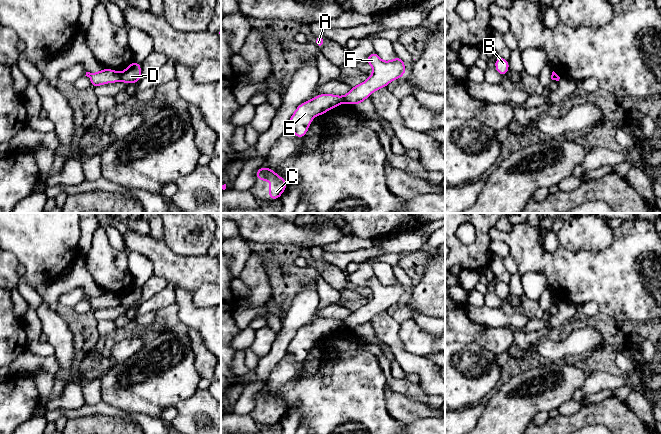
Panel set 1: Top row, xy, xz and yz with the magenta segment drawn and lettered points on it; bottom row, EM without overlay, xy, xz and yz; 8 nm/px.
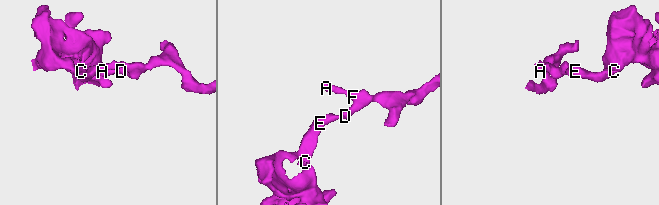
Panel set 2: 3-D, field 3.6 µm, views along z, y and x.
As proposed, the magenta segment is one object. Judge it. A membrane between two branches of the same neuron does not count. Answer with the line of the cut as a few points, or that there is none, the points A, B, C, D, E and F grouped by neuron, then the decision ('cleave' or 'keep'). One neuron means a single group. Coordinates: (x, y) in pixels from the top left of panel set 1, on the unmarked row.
cut xy (118, 297), (121, 303); groups A B D F / C E; cleave

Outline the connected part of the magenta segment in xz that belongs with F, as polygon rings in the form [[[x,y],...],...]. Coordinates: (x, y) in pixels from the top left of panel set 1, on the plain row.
[[[374,275],[367,280],[366,287],[372,290],[373,296],[366,305],[352,311],[343,320],[347,328],[360,329],[374,315],[385,312],[393,304],[400,303],[407,296],[404,285],[398,280],[391,285],[383,285]]]

